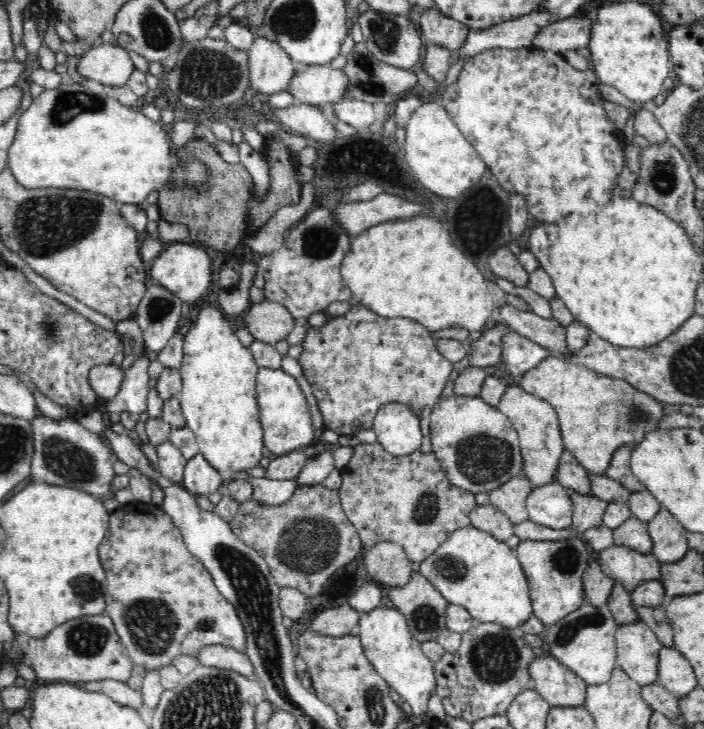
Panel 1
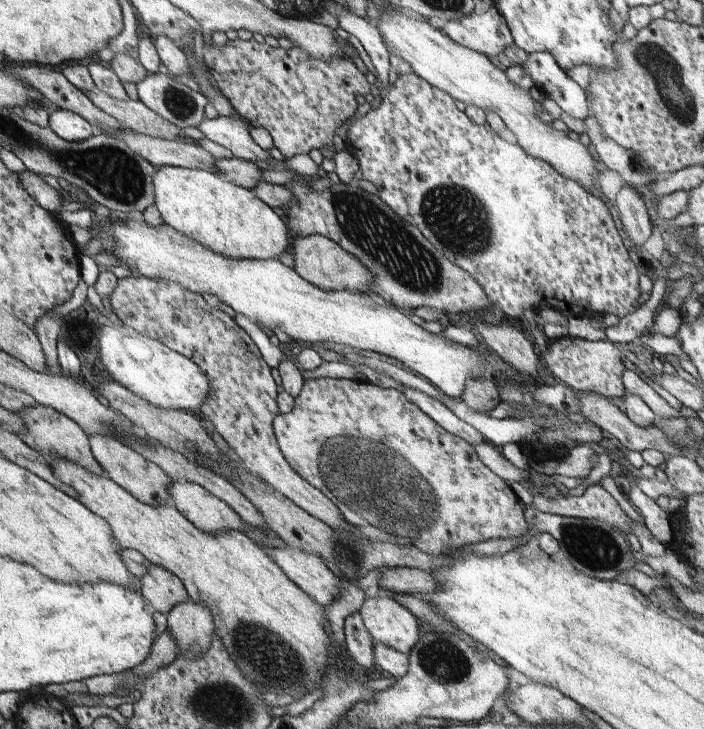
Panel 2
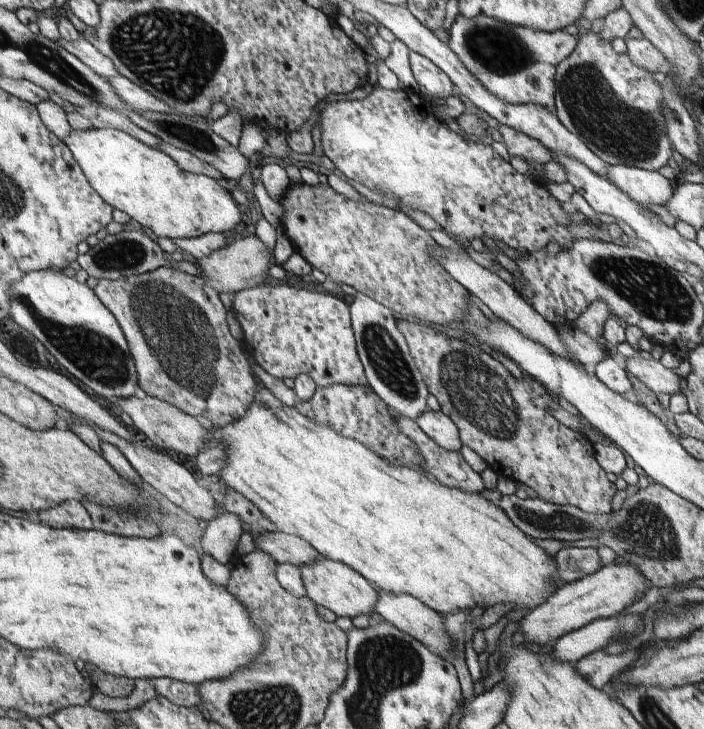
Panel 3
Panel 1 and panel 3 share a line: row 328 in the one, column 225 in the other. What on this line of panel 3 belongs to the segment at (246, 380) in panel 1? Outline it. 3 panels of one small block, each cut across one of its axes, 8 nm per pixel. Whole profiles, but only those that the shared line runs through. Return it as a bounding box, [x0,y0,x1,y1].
[63,130,239,240]

